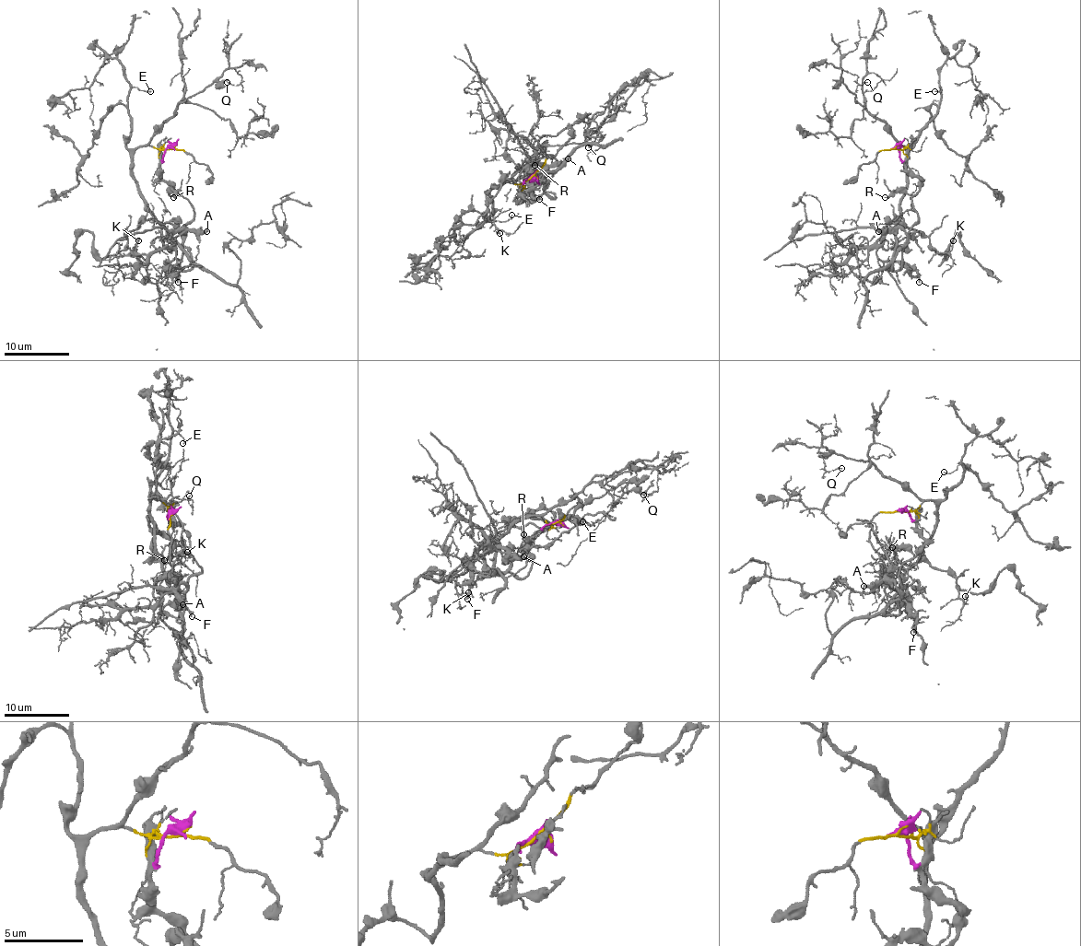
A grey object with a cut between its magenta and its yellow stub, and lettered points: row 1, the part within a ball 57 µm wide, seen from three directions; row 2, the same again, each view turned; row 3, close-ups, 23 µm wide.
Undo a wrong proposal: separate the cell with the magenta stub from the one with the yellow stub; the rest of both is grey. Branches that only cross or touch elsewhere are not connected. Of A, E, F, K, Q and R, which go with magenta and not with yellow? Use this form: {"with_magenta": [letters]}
{"with_magenta": ["A", "F", "R"]}

